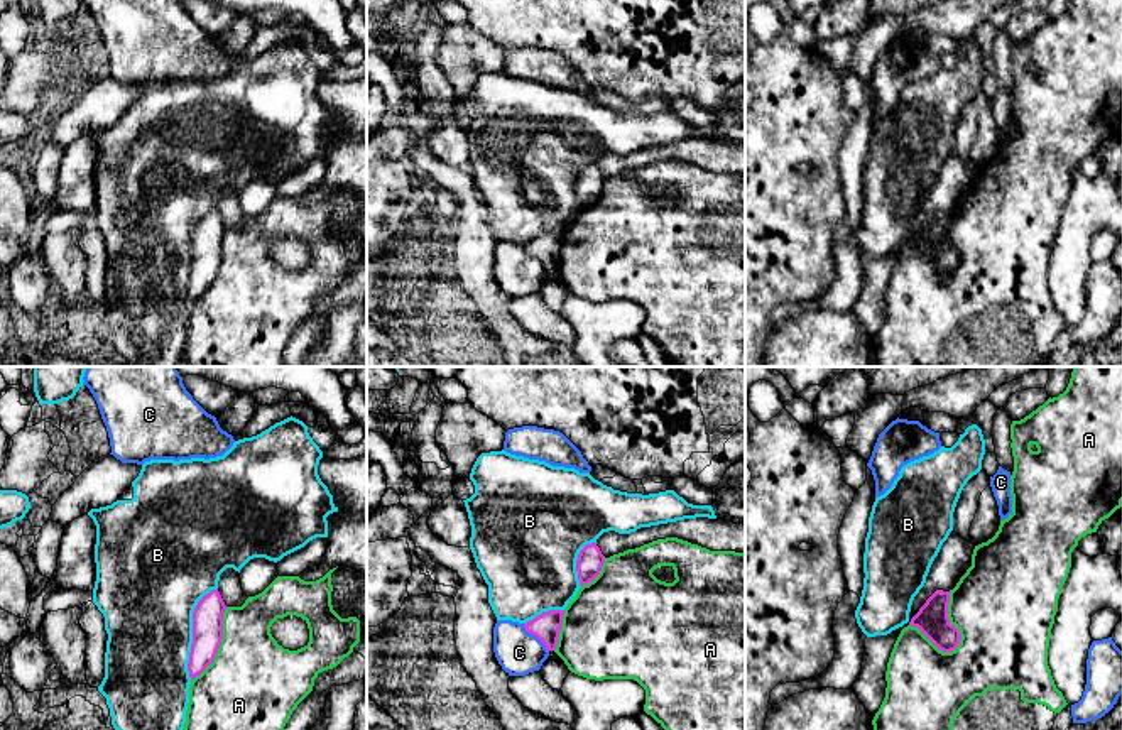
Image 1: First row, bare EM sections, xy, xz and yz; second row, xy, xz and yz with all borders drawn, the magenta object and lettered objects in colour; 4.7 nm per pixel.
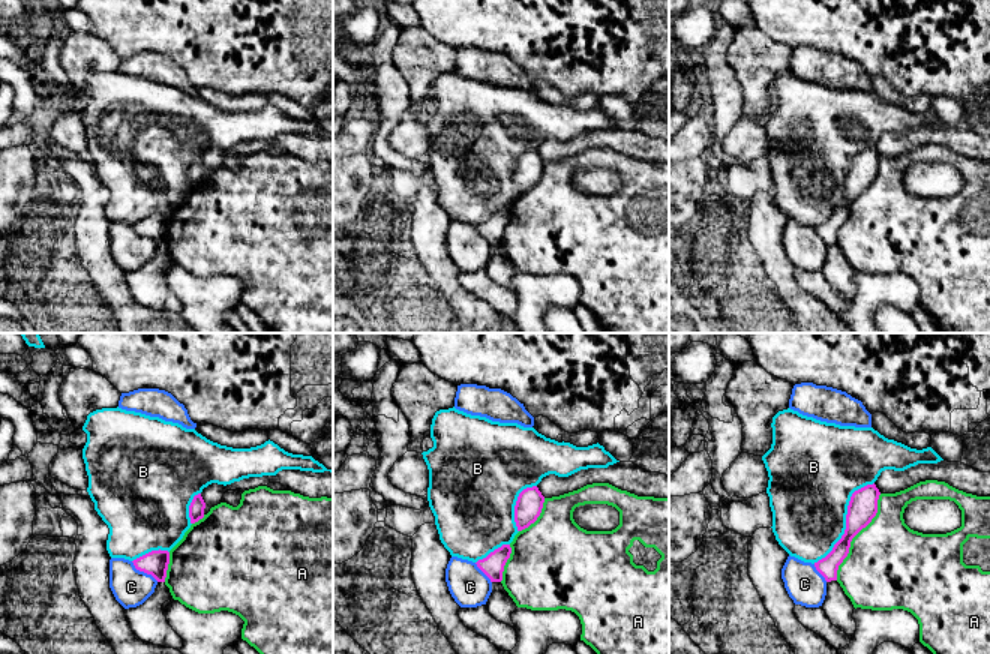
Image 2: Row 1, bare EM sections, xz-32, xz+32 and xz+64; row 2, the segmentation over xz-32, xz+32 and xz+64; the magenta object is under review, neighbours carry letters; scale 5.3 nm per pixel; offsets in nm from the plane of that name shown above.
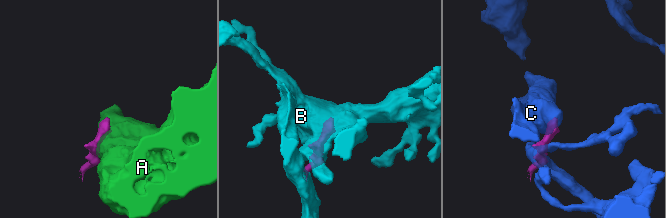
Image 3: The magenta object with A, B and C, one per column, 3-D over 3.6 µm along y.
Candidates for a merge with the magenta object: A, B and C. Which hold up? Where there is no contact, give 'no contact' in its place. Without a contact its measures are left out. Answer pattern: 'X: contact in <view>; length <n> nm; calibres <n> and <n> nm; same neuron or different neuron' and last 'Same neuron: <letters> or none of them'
A: contact in yz; length 300 nm; calibres 150 and 480 nm; different neuron
B: contact in xy; length 460 nm; calibres 140 and 440 nm; different neuron
C: contact in xz; length 180 nm; calibres 130 and 220 nm; different neuron
Same neuron: none of them

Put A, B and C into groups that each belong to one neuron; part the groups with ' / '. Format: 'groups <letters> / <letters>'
groups A / B / C

